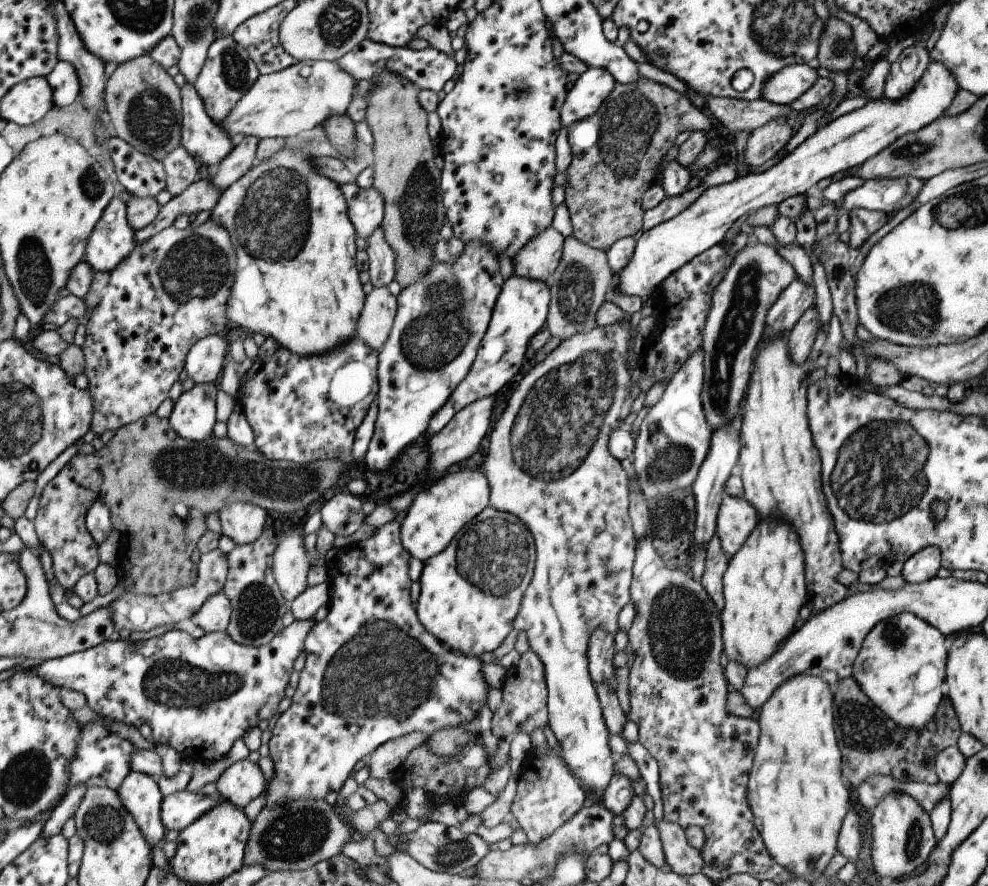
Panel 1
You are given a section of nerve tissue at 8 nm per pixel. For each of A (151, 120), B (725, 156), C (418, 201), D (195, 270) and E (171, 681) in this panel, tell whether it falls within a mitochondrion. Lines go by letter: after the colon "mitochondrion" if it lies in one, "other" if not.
A: mitochondrion
B: other
C: mitochondrion
D: mitochondrion
E: mitochondrion

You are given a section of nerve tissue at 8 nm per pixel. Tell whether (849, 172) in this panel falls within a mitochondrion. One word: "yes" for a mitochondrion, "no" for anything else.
no

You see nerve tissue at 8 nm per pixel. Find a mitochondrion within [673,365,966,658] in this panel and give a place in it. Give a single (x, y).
(884, 471)

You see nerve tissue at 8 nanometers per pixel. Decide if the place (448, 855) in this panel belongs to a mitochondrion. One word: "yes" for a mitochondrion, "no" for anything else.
yes

